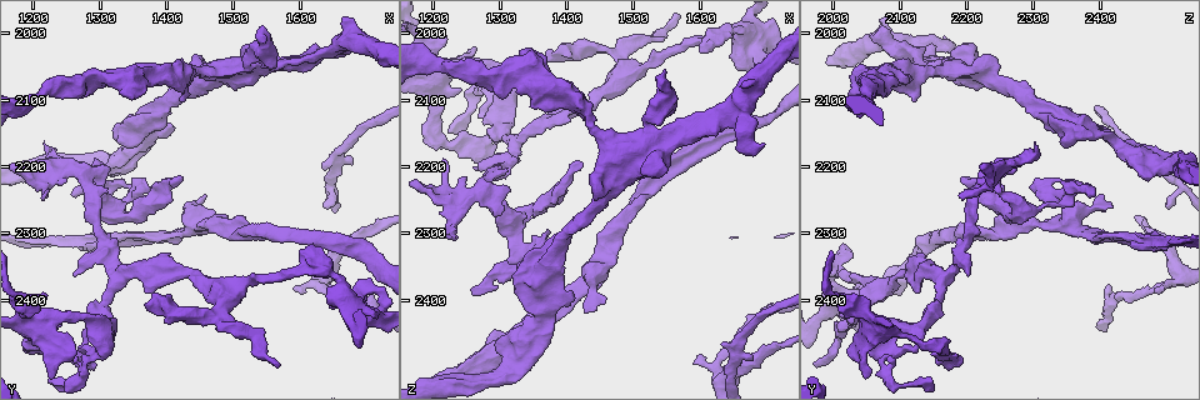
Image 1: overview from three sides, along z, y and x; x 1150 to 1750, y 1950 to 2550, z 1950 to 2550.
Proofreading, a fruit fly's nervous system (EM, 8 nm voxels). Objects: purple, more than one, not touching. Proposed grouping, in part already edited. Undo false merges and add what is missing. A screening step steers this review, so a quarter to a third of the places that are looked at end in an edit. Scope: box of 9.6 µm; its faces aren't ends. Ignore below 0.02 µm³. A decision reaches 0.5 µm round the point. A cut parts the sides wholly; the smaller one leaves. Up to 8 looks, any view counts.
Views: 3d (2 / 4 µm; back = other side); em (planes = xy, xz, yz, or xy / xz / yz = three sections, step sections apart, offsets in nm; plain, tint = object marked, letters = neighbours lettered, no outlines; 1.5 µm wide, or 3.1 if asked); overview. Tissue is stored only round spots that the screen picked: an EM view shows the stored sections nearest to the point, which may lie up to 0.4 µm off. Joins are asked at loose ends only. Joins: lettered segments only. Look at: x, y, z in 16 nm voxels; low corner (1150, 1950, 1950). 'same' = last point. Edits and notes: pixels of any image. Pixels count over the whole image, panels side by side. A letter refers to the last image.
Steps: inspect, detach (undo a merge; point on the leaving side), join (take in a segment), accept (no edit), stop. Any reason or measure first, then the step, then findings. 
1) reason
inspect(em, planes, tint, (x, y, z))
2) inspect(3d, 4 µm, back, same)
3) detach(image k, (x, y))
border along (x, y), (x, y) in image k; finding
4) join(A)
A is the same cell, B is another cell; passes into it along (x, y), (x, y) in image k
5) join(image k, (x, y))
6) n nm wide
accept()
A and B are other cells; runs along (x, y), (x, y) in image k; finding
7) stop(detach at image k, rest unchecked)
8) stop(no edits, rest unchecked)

calibre changes
inspect(3d, 4 µm, (1260, 2315, 2490))

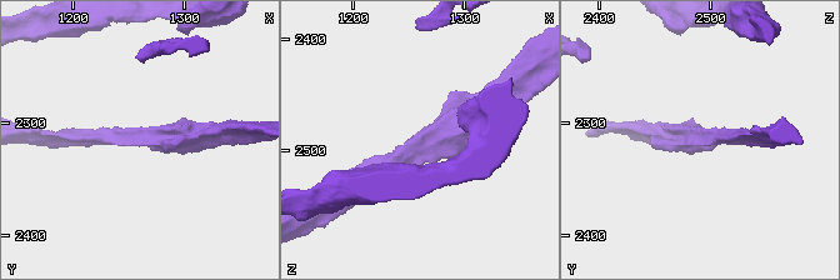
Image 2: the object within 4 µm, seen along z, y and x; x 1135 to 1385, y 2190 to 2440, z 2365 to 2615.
arms of 190, 400 nm; now the EM
inspect(em, planes, letters, (1258, 2310, 2492))

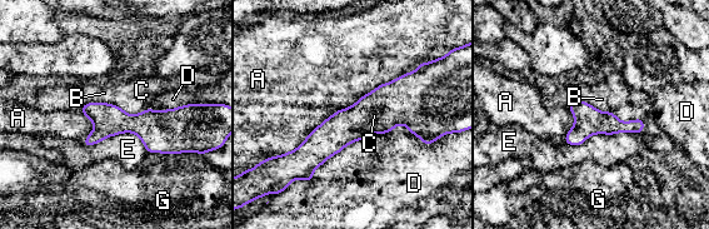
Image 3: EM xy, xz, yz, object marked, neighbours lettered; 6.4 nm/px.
180 nm wide
accept()
A, B, C, D, E and G are other cells; border along (420, 63), (334, 113) in image 3; all the same cell

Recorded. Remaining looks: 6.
tapers out
inspect(em, yz, step 8, tint, (1635, 2260, 2505))

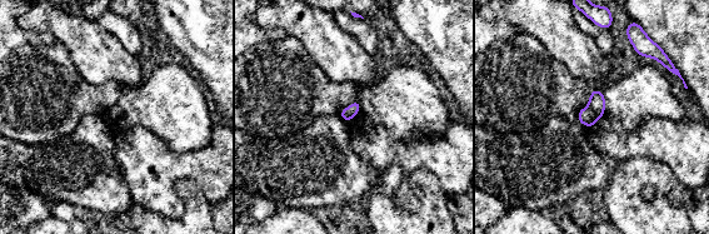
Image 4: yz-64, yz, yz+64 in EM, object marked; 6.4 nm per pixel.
inspect(em, planes, letters, same)

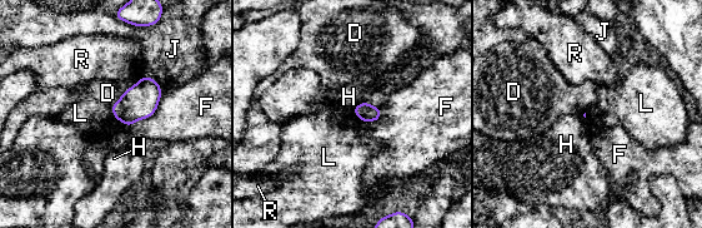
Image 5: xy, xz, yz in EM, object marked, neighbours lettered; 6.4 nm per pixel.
accept()
D, F, H, J, L and R are other cells; border along (351, 112), (360, 119) in image 5; no lettered segment goes on from it

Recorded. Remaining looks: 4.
inspect(em, planes, letters, (1550, 2005, 2060))

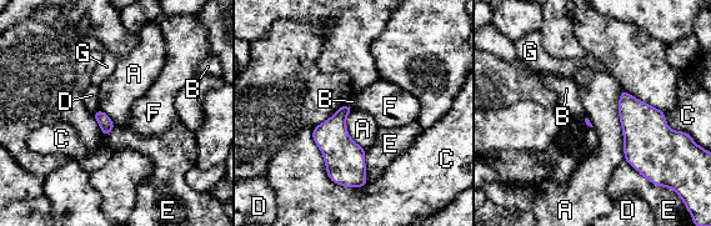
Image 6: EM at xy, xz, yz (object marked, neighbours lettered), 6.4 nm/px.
accept()
A, B, C, D, E, F and G are other cells; border along (621, 89), (619, 120), (625, 159) in image 6; none of them fits

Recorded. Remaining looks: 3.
stop(no edits, rest unchecked)

